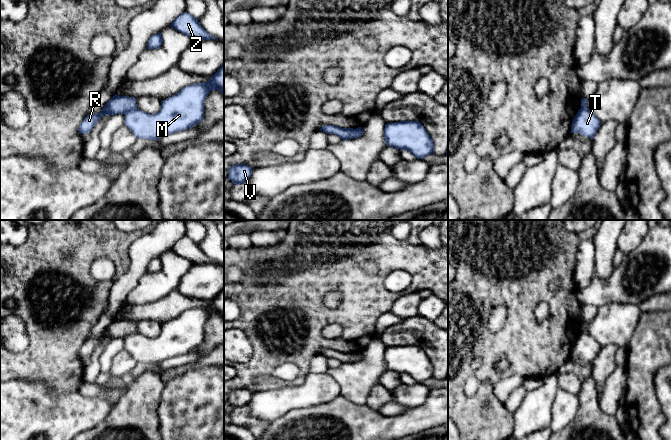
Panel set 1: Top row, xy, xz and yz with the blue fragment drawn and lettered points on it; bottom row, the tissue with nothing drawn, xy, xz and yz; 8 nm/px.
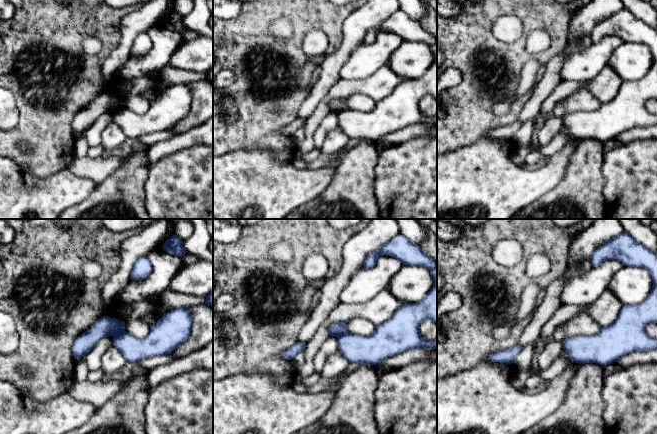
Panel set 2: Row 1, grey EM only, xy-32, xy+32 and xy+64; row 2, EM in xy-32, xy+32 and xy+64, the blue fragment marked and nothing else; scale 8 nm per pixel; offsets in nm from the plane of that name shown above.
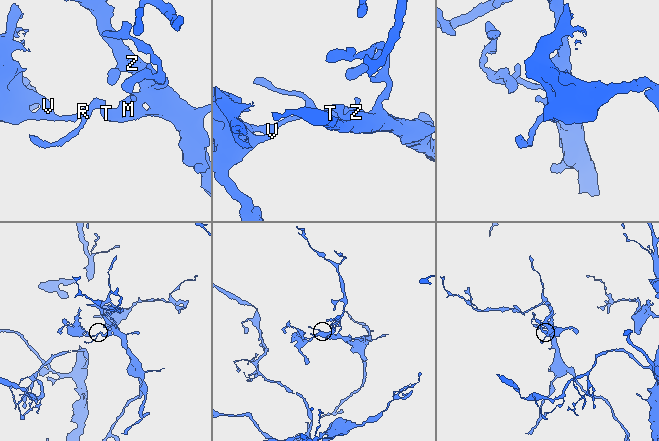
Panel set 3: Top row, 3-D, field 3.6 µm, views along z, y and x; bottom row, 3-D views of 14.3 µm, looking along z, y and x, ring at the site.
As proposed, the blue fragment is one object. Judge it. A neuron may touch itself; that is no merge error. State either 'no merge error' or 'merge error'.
merge error

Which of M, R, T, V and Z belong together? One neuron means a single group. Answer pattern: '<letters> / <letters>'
M T Z / R V

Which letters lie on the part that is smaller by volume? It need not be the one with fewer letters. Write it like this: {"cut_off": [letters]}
{"cut_off": ["R", "V"]}

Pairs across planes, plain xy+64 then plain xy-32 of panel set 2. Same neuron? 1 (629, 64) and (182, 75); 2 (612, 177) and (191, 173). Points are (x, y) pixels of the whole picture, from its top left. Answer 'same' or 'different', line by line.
1: different
2: same

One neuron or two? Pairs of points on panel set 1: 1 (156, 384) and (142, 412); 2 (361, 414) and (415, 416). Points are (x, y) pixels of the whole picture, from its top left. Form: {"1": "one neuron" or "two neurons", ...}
{"1": "one neuron", "2": "one neuron"}

